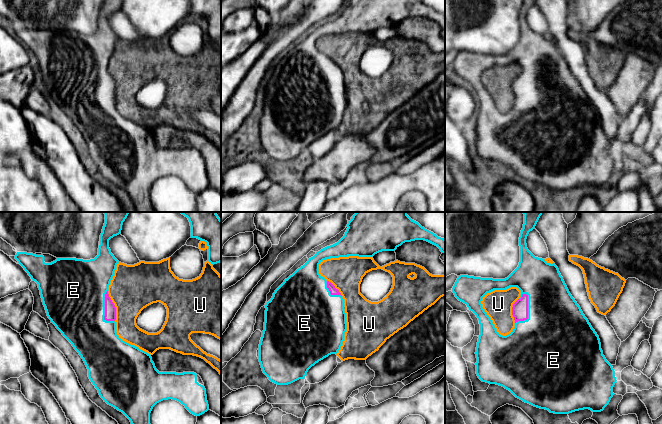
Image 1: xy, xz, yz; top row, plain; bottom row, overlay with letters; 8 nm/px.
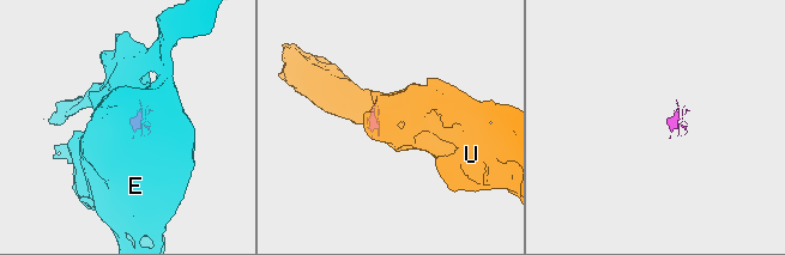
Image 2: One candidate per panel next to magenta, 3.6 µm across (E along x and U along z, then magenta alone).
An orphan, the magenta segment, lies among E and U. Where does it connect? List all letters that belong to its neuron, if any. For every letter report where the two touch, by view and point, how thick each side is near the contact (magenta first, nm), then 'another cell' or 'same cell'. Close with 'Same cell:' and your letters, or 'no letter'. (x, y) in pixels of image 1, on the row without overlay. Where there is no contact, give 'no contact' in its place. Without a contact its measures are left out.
E: yz (527, 88) | 130/460 nm | same cell
U: xy (114, 82) | 100/360 nm | another cell
Same cell: E

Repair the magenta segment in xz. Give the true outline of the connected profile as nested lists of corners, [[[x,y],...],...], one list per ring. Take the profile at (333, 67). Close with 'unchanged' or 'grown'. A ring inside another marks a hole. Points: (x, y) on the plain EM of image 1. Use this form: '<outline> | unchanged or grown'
[[[347,0],[344,12],[335,20],[327,22],[309,34],[275,66],[265,81],[264,106],[259,120],[259,138],[263,149],[277,161],[288,161],[305,155],[308,146],[319,137],[340,126],[347,106],[344,75],[335,62],[319,50],[319,40],[326,35],[358,32],[373,33],[382,27],[395,27],[405,18],[424,16],[445,29],[445,15],[425,5],[420,0]]] | grown

